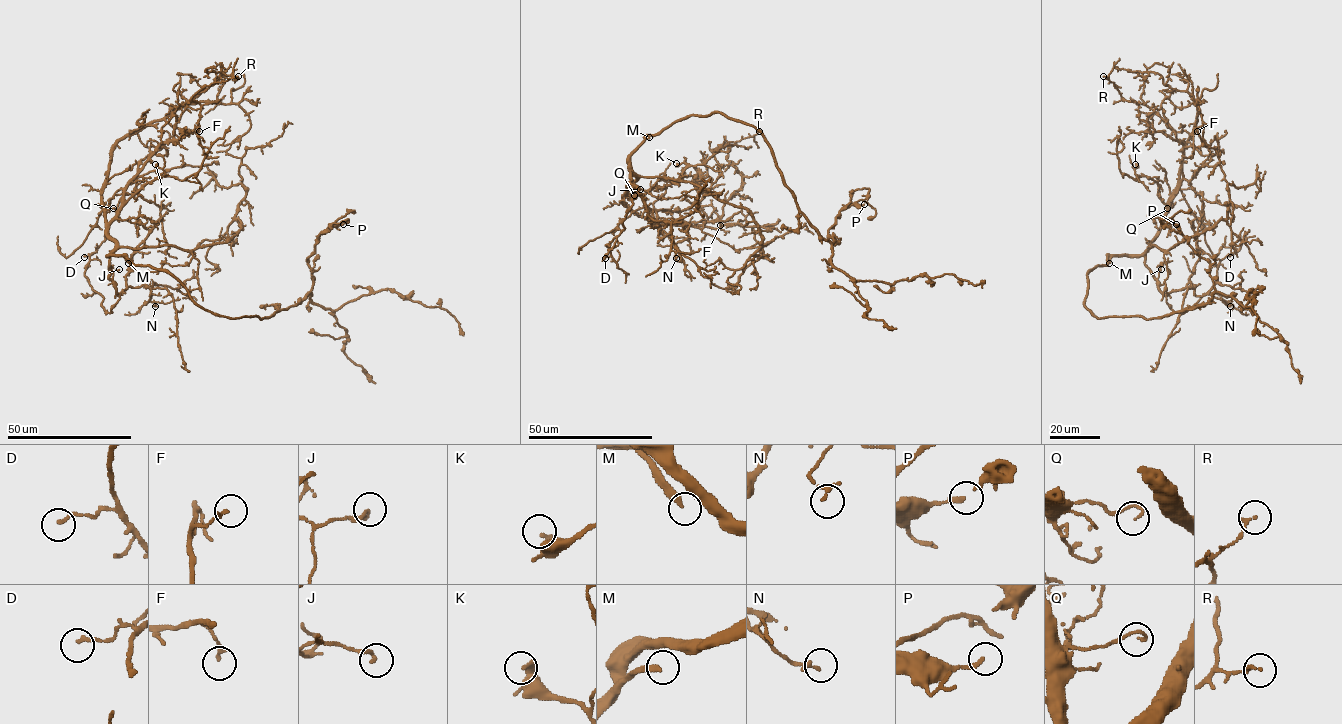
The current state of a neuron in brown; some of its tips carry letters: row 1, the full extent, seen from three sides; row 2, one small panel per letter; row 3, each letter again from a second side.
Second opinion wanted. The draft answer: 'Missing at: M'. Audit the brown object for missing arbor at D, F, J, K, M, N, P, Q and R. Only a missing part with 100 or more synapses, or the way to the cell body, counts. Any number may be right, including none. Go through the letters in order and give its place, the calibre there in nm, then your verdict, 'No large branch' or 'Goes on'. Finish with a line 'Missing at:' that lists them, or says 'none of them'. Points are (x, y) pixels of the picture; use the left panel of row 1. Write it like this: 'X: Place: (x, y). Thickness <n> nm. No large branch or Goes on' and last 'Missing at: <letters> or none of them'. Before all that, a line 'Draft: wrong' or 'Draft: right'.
Draft: right
D: Place: (84, 257). Thickness 150 nm. No large branch
F: Place: (199, 131). Thickness 150 nm. No large branch
J: Place: (119, 269). Thickness 170 nm. No large branch
K: Place: (155, 164). Thickness 280 nm. No large branch
M: Place: (128, 263). Thickness 240 nm. Goes on
N: Place: (155, 306). Thickness 190 nm. No large branch
P: Place: (343, 224). Thickness 200 nm. No large branch
Q: Place: (113, 208). Thickness 110 nm. No large branch
R: Place: (238, 76). Thickness 140 nm. No large branch
Missing at: M

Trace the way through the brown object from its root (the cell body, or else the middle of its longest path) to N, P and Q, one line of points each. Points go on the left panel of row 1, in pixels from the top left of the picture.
N: (175, 278), (132, 263), (124, 256), (109, 255), (109, 278), (115, 291), (146, 285), (155, 306)
P: (175, 278), (203, 308), (230, 318), (266, 318), (297, 304), (311, 290), (307, 258), (330, 225), (343, 224)
Q: (175, 278), (149, 266), (132, 263), (124, 256), (109, 255), (115, 243), (108, 234), (105, 212), (113, 208)

